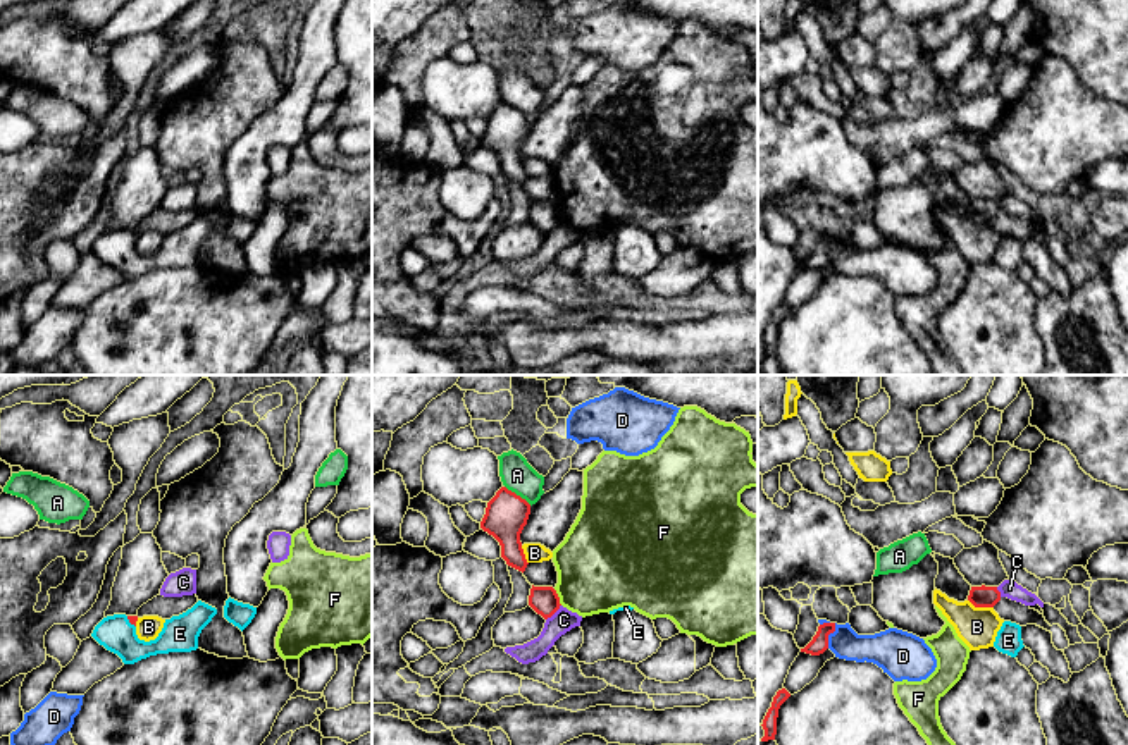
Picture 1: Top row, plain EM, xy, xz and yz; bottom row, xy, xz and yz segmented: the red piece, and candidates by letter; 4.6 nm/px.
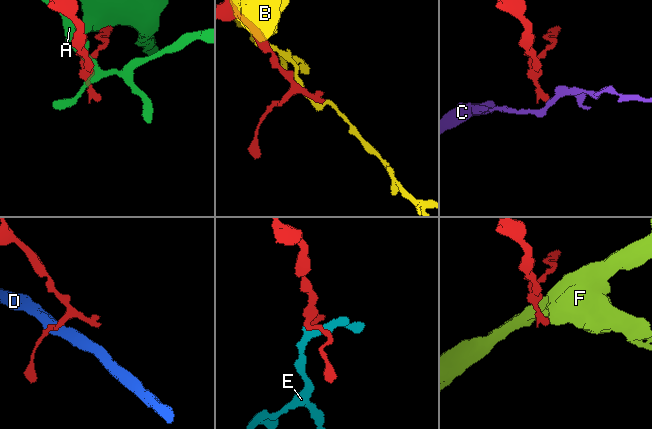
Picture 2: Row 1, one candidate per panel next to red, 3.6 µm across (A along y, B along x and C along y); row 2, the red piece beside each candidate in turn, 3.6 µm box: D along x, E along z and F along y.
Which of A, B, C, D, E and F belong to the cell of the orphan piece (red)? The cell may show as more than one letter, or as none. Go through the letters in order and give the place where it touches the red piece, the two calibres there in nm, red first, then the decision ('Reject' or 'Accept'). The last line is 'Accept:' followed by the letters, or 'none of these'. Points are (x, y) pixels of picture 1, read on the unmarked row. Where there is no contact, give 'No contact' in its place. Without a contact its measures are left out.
A: Touches red at xz (519, 110). Thickness 200 nm (red) against 160 nm. Reject
B: Touches red at yz (980, 221). Thickness 100 nm (red) against 190 nm. Reject
C: Touches red at xz (553, 227). Thickness 140 nm (red) against 110 nm. Reject
D: Touches red at yz (829, 248). Thickness 80 nm (red) against 150 nm. Reject
E: Touches red at xy (130, 236). Thickness 40 nm (red) against 170 nm. Accept
F: Touches red at xz (558, 212). Thickness 140 nm (red) against 420 nm. Reject
Accept: E

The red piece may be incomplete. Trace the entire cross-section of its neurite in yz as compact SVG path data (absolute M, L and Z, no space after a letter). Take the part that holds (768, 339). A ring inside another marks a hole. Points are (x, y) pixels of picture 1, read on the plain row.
M785 303L778 305L773 311L772 322L768 323L761 339L765 344L765 351L761 353L761 356L775 354L778 323L789 311L790 308Z

